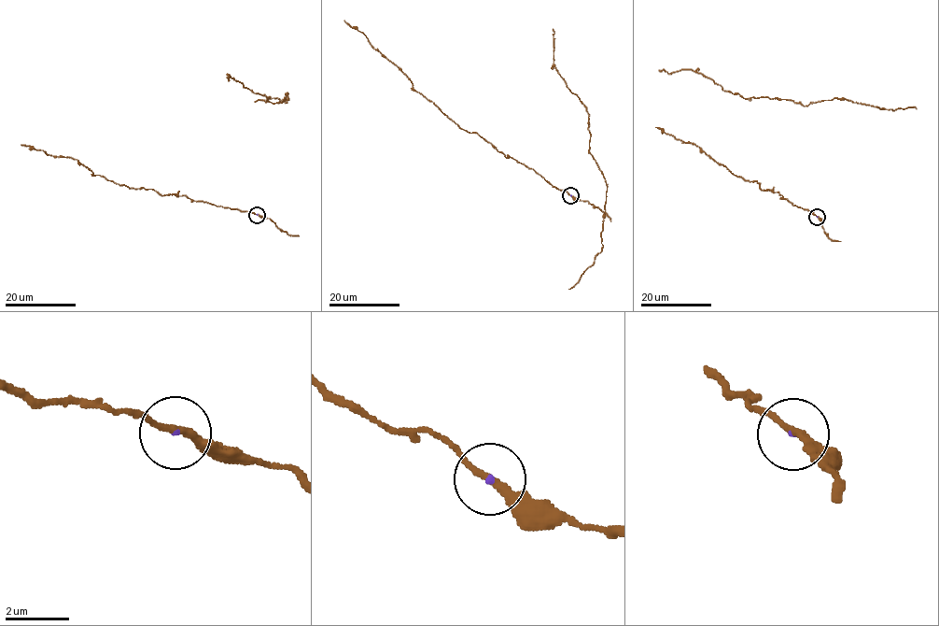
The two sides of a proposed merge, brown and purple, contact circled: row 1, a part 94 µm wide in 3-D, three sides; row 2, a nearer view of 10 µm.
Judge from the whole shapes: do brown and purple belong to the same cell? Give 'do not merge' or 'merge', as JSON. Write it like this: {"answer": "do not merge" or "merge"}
{"answer": "merge"}

